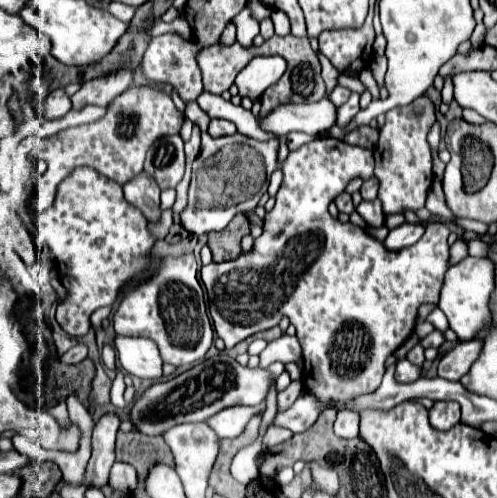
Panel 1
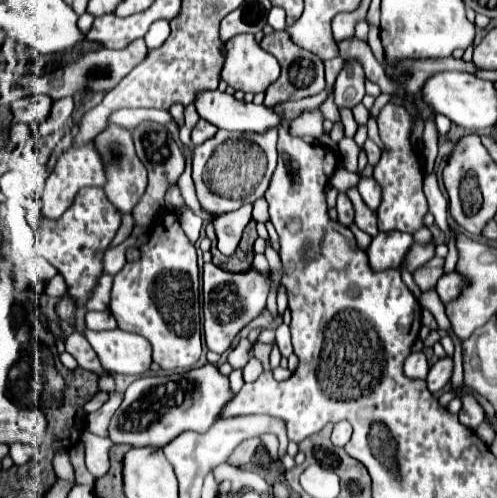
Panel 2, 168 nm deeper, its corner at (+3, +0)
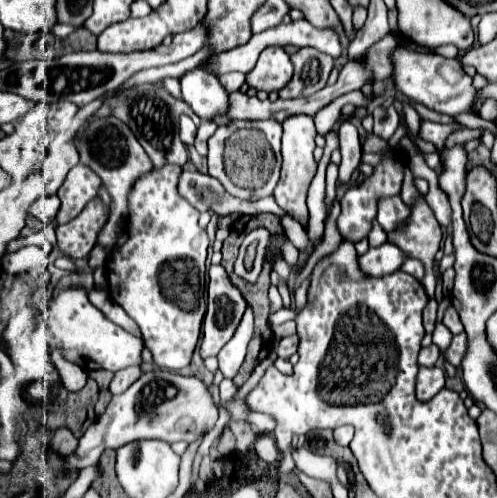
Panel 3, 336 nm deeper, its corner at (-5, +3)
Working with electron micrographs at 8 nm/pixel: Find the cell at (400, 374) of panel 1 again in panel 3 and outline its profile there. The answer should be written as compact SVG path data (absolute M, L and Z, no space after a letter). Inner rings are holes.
M430 344L428 348L420 350L418 364L422 364L422 366L434 366L436 360L438 360L438 356L440 356L440 348L436 344Z

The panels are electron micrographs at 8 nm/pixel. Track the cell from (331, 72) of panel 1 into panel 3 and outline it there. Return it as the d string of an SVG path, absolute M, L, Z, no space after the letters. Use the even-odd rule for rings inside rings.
M344 122L340 132L338 132L338 138L340 138L340 154L342 154L338 179L341 182L348 182L352 172L360 164L360 156L362 156L360 136L358 136L358 130L356 130L356 126L352 122Z

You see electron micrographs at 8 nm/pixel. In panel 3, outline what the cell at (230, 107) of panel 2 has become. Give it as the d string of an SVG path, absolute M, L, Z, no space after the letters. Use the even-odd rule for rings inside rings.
M196 68L178 78L182 100L192 108L196 116L202 120L210 120L216 114L222 114L228 110L228 92L218 82L218 78L212 78L212 74Z

